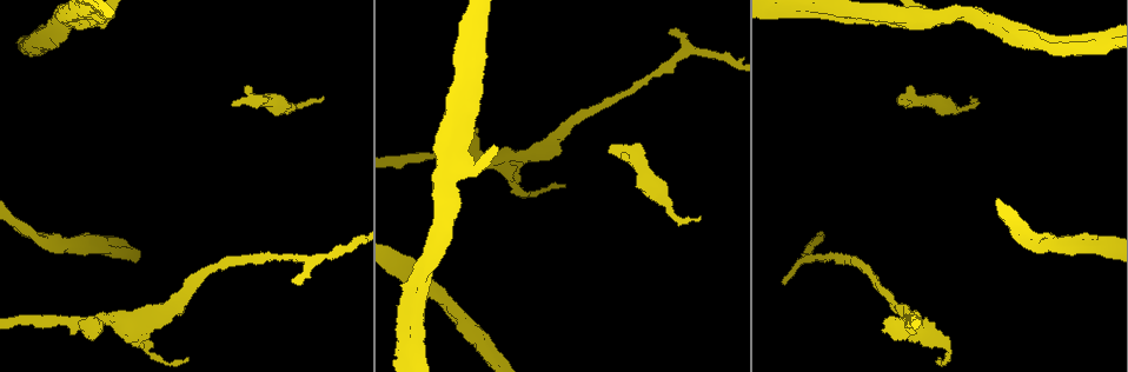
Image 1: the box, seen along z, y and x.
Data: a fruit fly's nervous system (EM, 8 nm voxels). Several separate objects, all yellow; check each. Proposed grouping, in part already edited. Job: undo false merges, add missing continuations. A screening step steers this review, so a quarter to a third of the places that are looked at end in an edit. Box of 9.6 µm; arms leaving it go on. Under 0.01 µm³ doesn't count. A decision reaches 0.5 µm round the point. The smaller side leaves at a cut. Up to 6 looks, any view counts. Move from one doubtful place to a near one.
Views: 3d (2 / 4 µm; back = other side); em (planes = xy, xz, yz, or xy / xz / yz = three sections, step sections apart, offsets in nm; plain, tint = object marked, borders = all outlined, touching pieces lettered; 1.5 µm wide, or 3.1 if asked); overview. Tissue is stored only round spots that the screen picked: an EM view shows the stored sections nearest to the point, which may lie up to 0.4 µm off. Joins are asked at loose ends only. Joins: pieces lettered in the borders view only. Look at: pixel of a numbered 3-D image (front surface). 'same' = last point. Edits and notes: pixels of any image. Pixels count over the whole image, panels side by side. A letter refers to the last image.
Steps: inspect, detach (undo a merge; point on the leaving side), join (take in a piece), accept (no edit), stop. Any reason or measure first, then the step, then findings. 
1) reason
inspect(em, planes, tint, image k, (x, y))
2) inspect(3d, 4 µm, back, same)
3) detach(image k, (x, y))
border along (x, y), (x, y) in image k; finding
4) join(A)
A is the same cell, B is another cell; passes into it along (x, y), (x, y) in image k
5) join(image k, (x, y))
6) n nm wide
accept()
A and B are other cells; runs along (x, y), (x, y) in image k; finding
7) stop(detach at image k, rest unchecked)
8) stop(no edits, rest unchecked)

calibre changes
inspect(em, planes, borders, image 1, (147, 346))

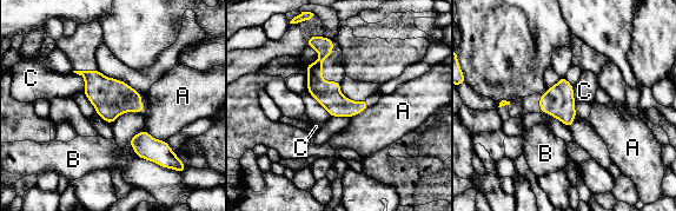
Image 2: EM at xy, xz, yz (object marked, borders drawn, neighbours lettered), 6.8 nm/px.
170 nm wide
accept()
A, B and C are other cells; border along (144, 130), (154, 138), (165, 140) in image 2; one cell here

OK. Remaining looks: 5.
branch stops here
inspect(em, xz, step 4, tint, image 1, (822, 15))

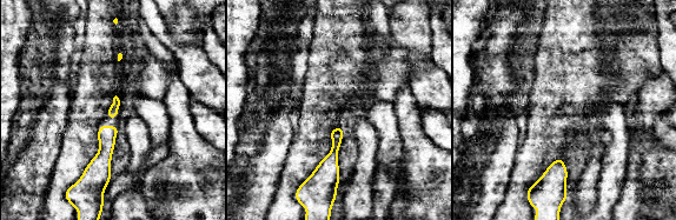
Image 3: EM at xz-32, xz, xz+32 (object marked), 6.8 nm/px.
inspect(em, planes, borders, same)

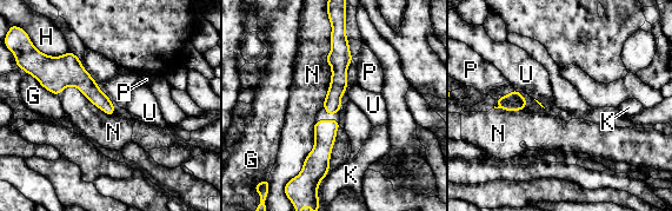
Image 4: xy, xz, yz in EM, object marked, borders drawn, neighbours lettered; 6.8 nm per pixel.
accept()
G, H, K, N, P and U are other cells; runs along (336, 33), (339, 83), (330, 111) in image 4; none of them fits

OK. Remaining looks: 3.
free end
inspect(em, planes, borders, image 1, (905, 105))

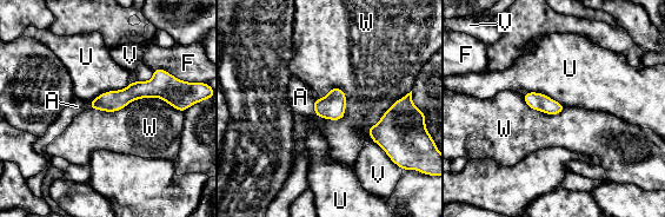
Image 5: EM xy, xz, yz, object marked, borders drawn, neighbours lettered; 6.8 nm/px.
join(A)
A is the same cell, F, U, V and W are other cells; passes into it along (332, 106), (314, 107), (300, 97) in image 5; it goes on there

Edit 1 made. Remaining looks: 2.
stop(join at image 5, rest unchecked)

